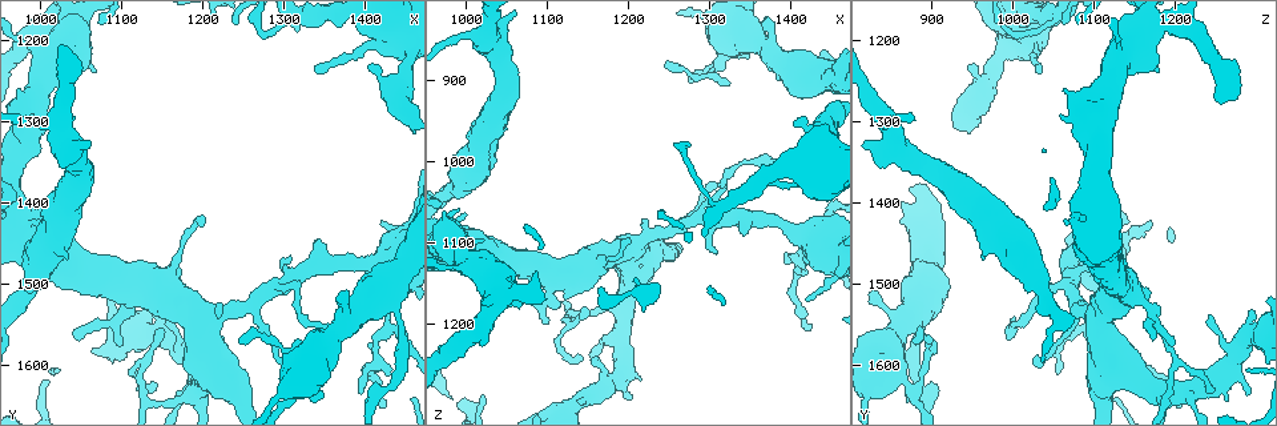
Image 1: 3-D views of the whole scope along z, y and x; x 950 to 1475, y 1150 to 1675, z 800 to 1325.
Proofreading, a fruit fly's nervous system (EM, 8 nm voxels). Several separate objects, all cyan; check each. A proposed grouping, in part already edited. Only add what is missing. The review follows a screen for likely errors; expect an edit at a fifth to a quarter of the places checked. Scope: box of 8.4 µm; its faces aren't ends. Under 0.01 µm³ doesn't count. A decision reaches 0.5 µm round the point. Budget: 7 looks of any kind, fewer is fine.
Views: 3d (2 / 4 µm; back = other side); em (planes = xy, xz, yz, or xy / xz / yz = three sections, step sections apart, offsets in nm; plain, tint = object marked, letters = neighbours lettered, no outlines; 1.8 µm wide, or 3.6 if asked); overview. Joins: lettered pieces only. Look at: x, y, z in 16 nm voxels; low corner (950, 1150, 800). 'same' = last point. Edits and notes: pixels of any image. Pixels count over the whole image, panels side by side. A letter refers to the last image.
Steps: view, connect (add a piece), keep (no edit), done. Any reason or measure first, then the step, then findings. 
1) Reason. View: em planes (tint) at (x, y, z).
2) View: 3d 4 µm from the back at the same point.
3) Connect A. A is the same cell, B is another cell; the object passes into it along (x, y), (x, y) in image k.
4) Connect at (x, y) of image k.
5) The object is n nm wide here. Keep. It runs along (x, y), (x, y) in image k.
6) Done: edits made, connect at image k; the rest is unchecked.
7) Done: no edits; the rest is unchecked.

Sudden change in width. View: em planes (tint) at (1420, 1195, 1025).

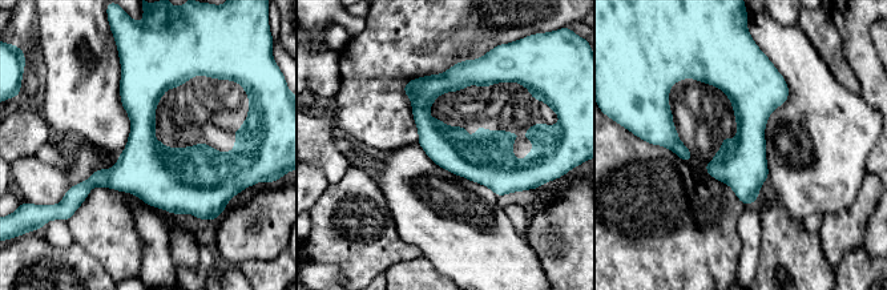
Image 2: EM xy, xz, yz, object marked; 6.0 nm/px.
View: em planes (letters) at the same point.

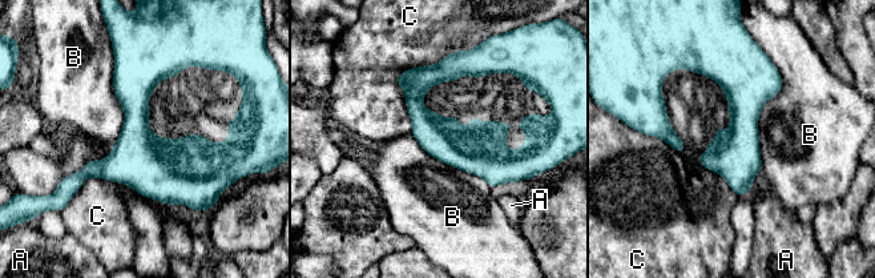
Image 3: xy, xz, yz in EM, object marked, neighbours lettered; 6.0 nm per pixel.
The object is 260 nm wide here. Keep. A, B and C are other cells; none of them fits.

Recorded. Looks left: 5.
Branch stops here. View: em xz step 4 (letters) at (1305, 1470, 1115).

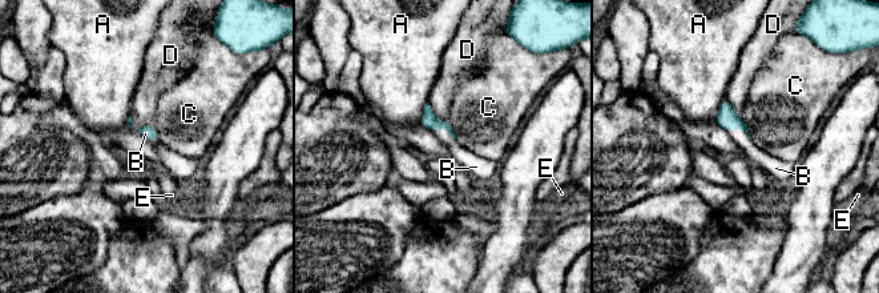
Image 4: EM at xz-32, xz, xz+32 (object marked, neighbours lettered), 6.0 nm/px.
View: em planes (letters) at the same point.

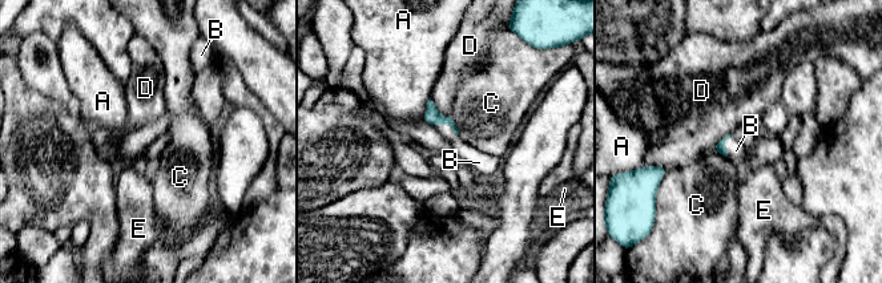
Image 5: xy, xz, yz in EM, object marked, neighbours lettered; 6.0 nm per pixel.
The longest contact is with D, 170 nm. Keep. A, B, C, D and E are other cells; a border runs along (435, 125), (447, 124), (458, 136) in image 5; no lettered piece goes on from it.

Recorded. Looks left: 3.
View: em planes (letters) at (1145, 1555, 1180).

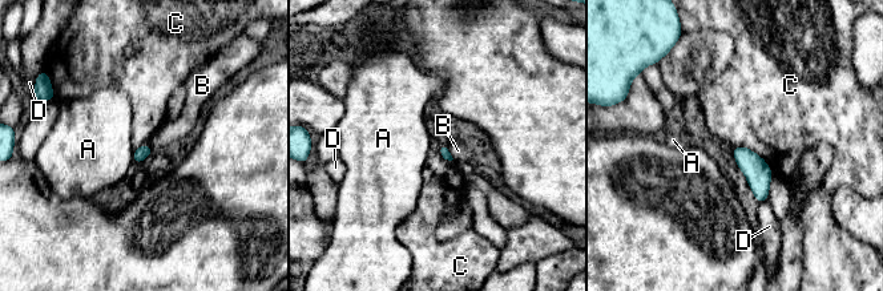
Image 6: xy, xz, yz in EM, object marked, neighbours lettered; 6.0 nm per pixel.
Keep. A, B, C and D are other cells; a border runs along (734, 146), (756, 152), (773, 173) in image 6; none of them fits.

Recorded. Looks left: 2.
Done: no edits; the rest is unchecked.

